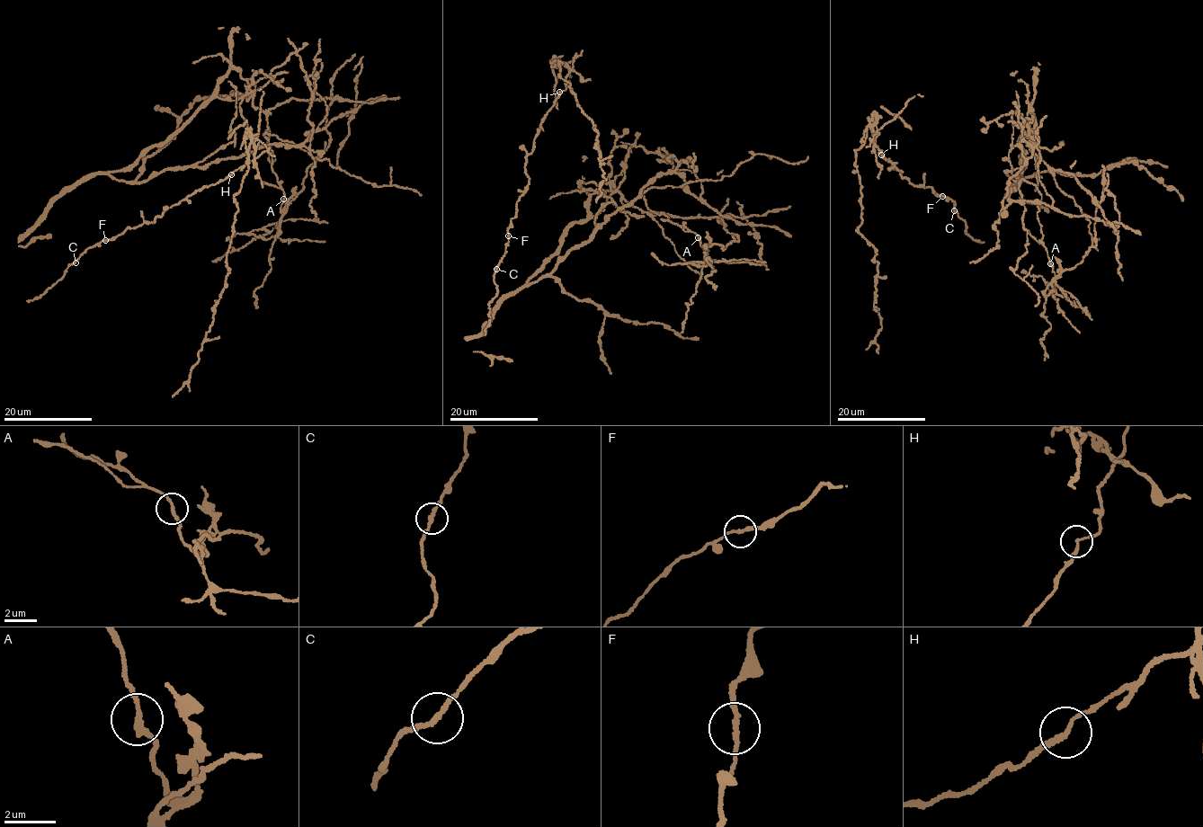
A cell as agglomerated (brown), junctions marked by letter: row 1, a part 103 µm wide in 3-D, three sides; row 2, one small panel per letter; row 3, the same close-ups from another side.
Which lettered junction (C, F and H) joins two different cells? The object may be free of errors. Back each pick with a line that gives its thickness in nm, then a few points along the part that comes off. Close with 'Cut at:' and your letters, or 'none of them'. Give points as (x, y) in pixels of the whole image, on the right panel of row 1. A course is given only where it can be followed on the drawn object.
H: 180 nm
Cut at: H

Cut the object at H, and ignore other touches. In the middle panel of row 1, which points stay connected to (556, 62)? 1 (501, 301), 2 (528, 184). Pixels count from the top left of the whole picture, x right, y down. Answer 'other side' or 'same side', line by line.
1: same side
2: other side

